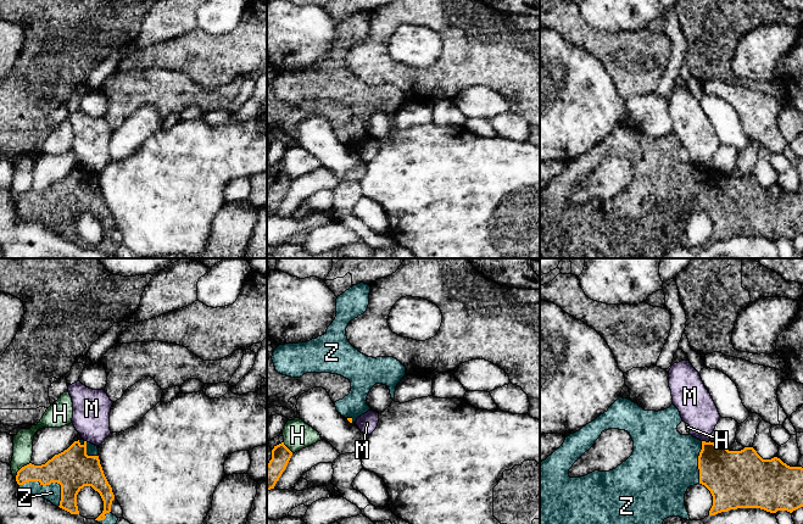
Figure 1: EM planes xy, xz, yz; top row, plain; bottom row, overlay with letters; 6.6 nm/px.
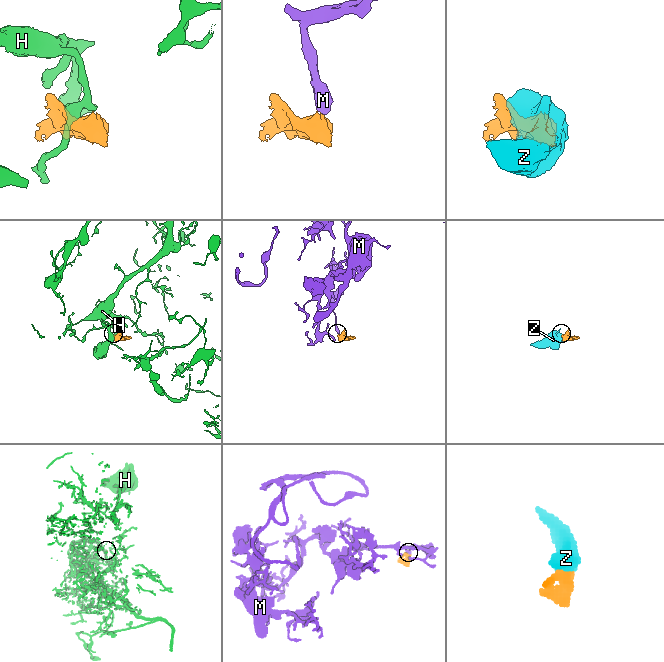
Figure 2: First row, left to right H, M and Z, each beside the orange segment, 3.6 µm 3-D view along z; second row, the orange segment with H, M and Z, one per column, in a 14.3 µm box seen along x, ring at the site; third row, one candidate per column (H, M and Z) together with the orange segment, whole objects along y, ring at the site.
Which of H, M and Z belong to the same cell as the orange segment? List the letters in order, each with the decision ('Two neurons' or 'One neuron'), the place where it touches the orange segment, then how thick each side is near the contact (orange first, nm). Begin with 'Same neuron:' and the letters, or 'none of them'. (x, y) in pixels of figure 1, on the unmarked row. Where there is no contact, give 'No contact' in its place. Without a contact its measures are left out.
Same neuron: Z
H: Two neurons. Touches orange at xy (20, 196). Thickness 170 nm (orange) against 130 nm
M: Two neurons. Touches orange at yz (704, 168). Thickness 300 nm (orange) against 240 nm
Z: One neuron. Touches orange at xy (50, 210). Thickness 260 nm (orange) against 120 nm

